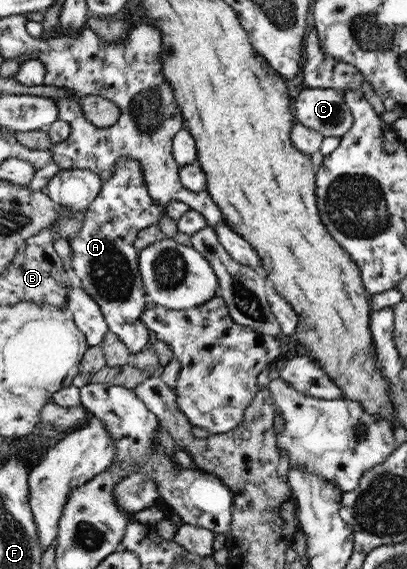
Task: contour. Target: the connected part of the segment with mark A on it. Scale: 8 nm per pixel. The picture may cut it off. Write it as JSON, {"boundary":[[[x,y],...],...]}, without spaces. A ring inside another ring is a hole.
{"boundary":[[[121,157],[115,163],[115,172],[106,176],[102,191],[90,207],[83,213],[84,224],[76,237],[68,239],[72,248],[72,269],[77,273],[82,287],[98,302],[103,316],[110,326],[110,331],[115,333],[120,341],[127,345],[131,353],[140,353],[150,343],[150,330],[142,320],[143,311],[147,308],[144,301],[144,287],[140,273],[138,273],[139,253],[135,240],[139,232],[149,225],[157,224],[164,210],[160,207],[149,193],[144,183],[140,164],[132,157]]]}

